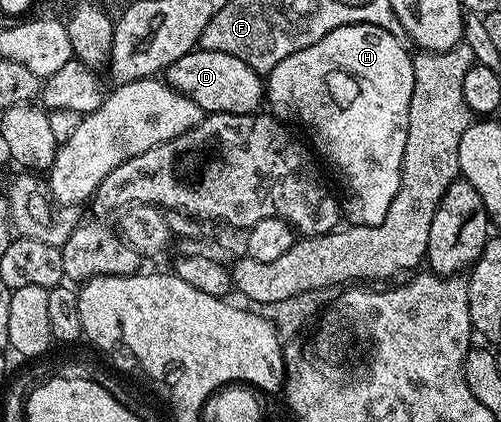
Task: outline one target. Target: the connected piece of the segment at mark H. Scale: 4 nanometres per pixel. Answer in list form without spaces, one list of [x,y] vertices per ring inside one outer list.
[[[350,24],[333,30],[333,34],[325,34],[325,38],[321,38],[321,42],[313,42],[313,46],[305,46],[305,50],[297,50],[293,54],[289,54],[289,58],[277,62],[275,69],[266,73],[265,76],[265,104],[266,107],[271,107],[268,108],[270,115],[284,122],[296,120],[307,131],[306,139],[309,141],[310,147],[314,151],[316,148],[320,158],[343,179],[343,188],[347,191],[347,197],[342,197],[341,212],[346,219],[347,216],[351,219],[348,221],[352,225],[377,226],[383,222],[385,214],[389,214],[389,202],[393,202],[393,198],[397,198],[397,190],[401,186],[401,162],[405,154],[405,138],[409,126],[409,98],[413,98],[413,56],[412,53],[407,53],[406,47],[408,48],[408,45],[400,37],[389,34],[389,30],[381,30],[381,26]]]

